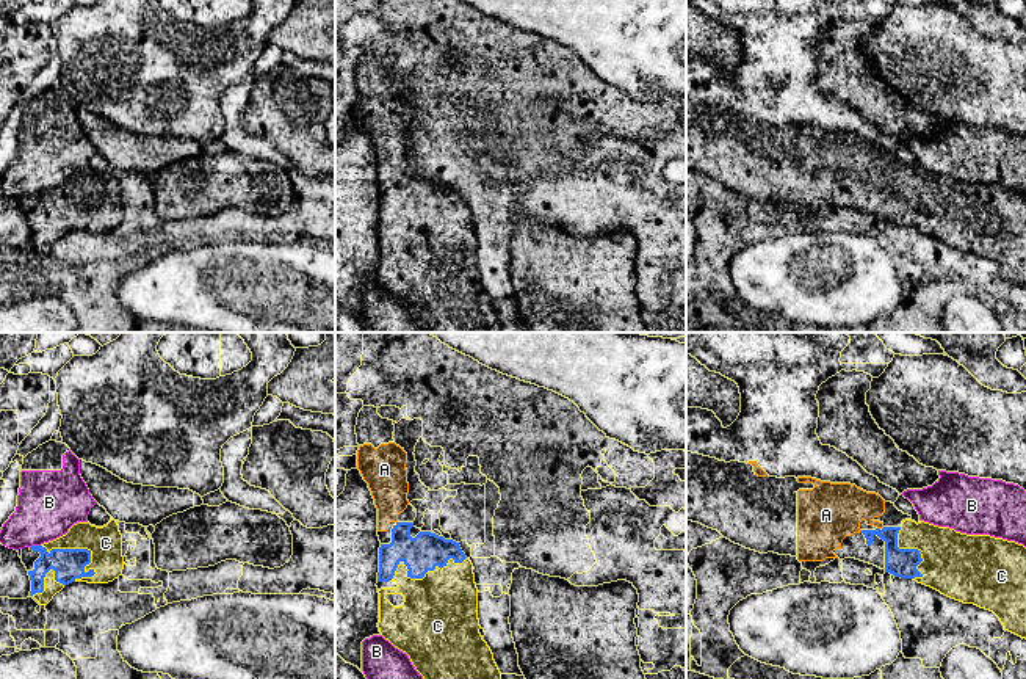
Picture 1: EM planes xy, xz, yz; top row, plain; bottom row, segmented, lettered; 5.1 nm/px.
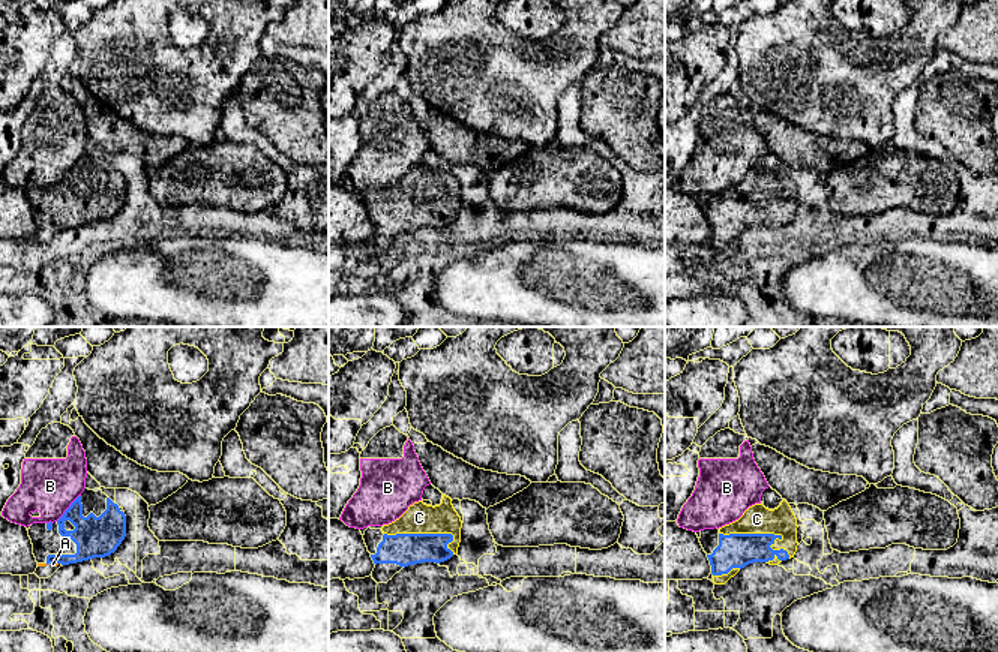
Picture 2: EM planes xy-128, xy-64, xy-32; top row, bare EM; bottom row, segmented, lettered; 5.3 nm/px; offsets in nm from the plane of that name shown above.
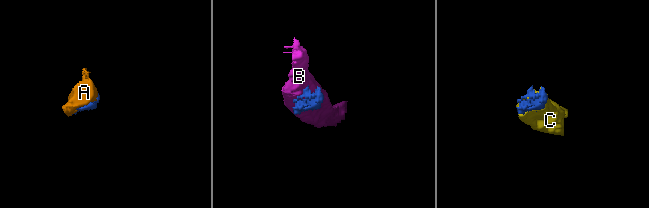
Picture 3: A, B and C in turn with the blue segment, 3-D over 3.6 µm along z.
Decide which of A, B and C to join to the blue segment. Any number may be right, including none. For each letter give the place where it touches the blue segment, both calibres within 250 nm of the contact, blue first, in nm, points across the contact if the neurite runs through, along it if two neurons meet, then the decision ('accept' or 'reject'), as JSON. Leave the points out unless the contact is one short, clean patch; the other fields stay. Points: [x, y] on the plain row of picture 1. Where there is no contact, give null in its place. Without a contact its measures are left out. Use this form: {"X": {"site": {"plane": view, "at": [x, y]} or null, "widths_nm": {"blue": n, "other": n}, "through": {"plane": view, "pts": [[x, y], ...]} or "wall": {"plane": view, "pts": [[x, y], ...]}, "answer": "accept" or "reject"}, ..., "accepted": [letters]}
{"A": {"site": null, "answer": "accept"}, "B": {"site": {"plane": "xy", "at": [35, 195]}, "widths_nm": {"blue": 160, "other": 320}, "answer": "reject"}, "C": {"site": {"plane": "xy", "at": [80, 198]}, "widths_nm": {"blue": 160, "other": 180}, "answer": "accept"}, "accepted": ["A", "C"]}

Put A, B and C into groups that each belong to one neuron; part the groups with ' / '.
A C / B

